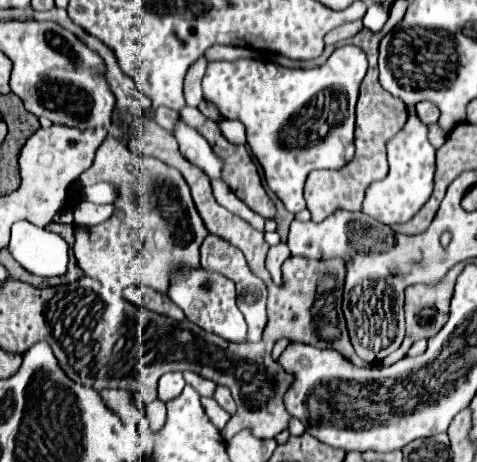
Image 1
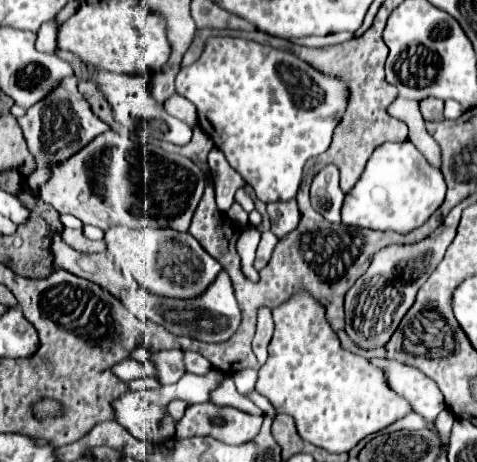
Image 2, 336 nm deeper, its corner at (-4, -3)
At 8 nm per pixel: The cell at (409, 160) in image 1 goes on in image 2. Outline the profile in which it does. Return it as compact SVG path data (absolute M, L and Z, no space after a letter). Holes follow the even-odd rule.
M410 140L386 142L372 152L362 176L346 194L342 206L342 222L348 226L406 234L422 226L440 208L444 196L446 182L442 172L432 168L432 164Z

